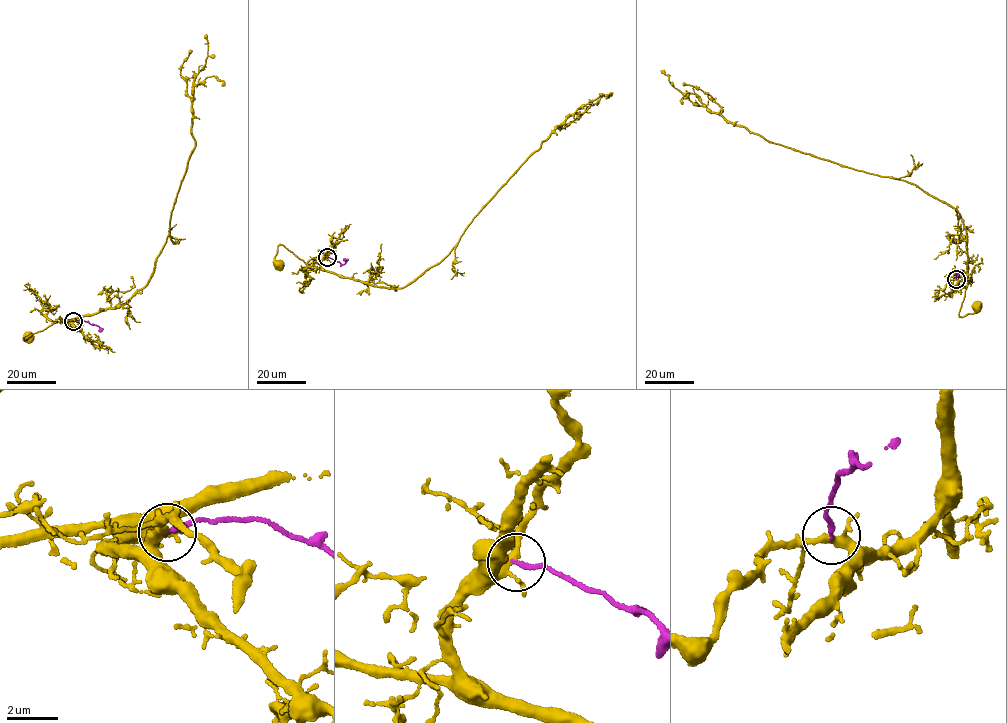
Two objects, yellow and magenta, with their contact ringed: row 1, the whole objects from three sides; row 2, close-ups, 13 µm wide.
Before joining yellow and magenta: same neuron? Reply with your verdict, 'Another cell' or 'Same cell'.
Another cell

